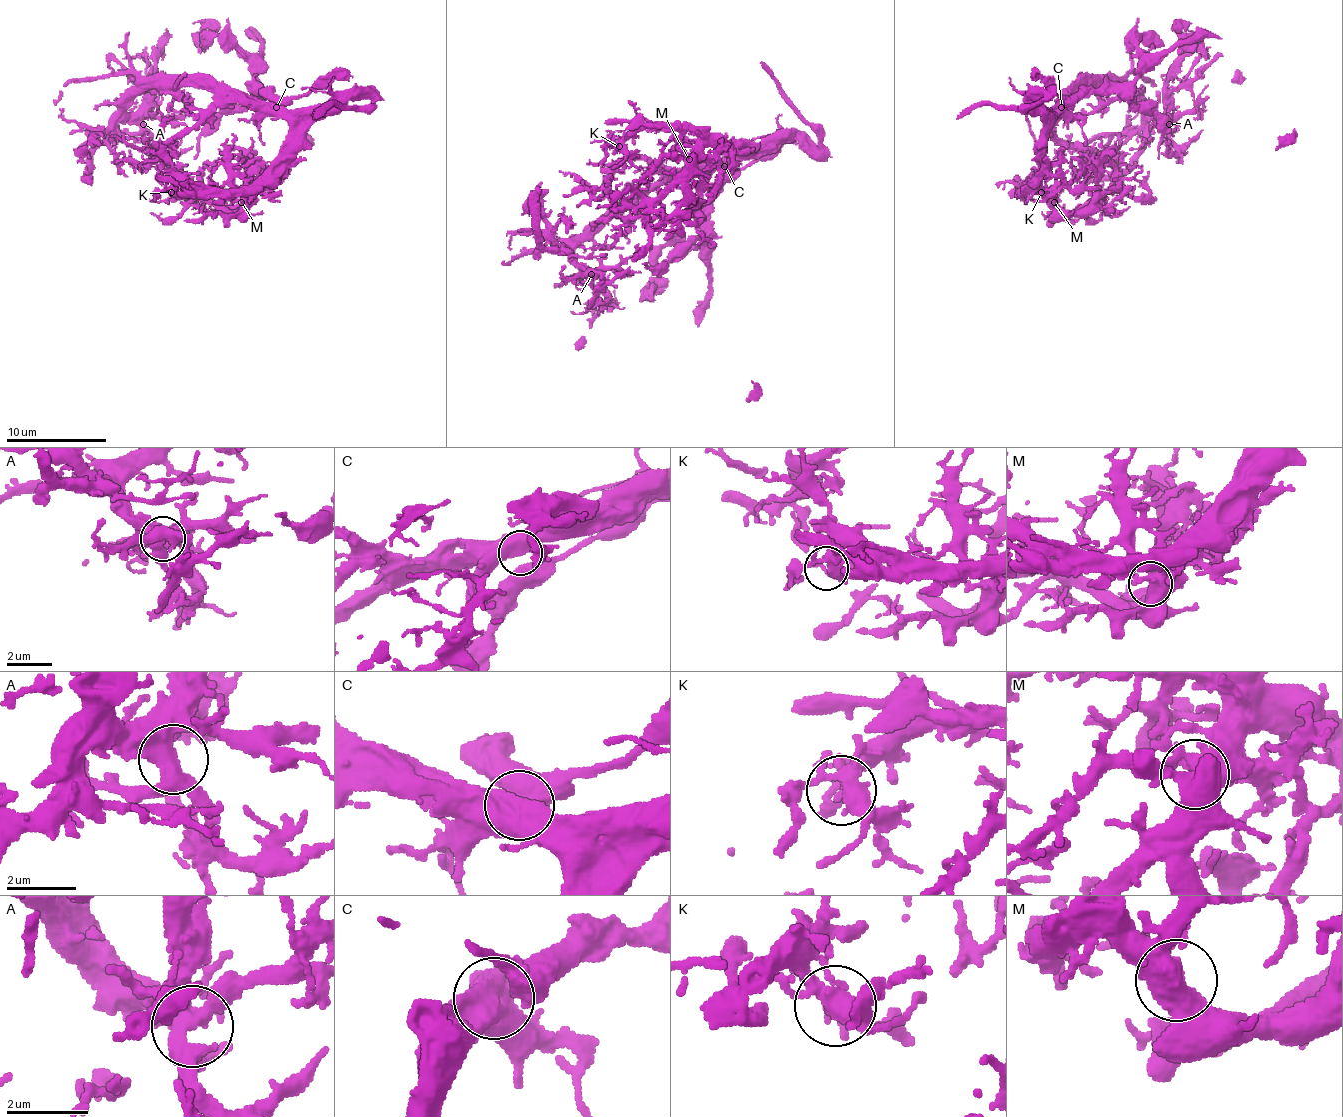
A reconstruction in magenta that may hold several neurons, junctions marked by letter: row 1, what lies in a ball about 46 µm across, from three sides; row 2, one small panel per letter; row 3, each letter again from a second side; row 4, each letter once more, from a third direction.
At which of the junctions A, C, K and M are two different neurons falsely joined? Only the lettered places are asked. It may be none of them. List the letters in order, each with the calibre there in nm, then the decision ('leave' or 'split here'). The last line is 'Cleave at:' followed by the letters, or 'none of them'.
A: calibre 480 nm; leave
C: calibre 500 nm; leave
K: calibre 400 nm; leave
M: calibre 500 nm; leave
Cleave at: none of them

